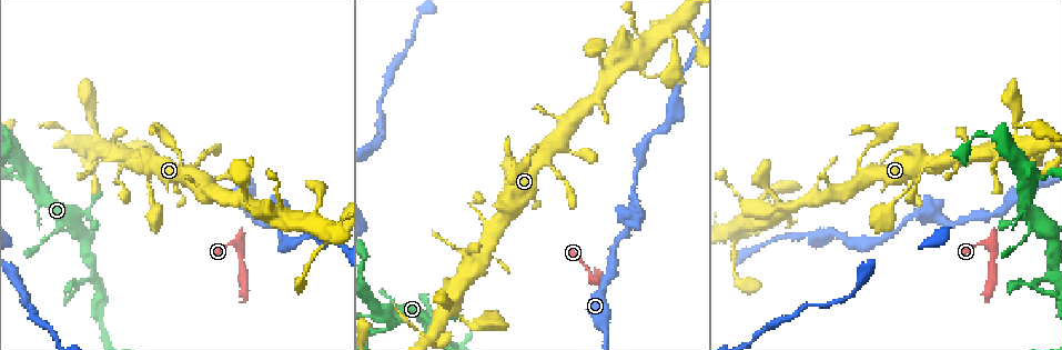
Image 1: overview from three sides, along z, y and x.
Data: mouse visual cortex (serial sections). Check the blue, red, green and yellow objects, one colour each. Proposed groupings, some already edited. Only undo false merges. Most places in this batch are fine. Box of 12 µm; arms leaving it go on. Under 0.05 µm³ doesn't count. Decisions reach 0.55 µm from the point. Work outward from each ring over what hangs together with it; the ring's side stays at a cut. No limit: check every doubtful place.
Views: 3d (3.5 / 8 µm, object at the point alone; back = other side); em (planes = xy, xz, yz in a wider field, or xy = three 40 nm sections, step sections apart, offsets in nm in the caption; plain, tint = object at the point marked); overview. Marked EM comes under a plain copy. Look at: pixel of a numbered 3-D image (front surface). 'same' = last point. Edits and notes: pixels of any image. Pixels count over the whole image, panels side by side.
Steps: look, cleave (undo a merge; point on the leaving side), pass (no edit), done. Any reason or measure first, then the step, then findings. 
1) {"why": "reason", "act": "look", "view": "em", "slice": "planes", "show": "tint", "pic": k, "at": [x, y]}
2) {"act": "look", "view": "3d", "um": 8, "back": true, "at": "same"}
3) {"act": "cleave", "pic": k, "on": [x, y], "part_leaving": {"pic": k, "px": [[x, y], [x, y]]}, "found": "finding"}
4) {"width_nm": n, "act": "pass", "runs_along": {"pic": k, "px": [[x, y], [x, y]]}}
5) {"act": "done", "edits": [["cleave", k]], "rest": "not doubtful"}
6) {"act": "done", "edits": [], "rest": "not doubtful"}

{"why": "sharp bend", "act": "look", "view": "3d", "um": 3.5, "pic": 1, "at": [593, 277]}

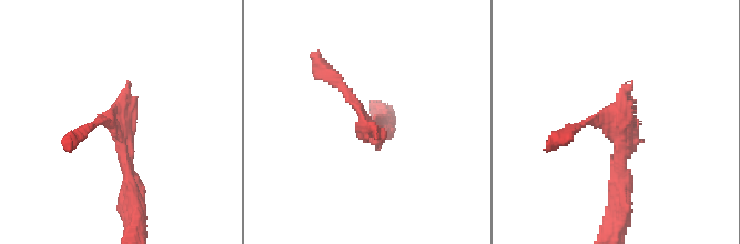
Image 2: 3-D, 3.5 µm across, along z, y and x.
{"why": "need the tissue", "act": "look", "view": "em", "slice": "xy", "step": 3, "show": "tint", "pic": 2, "at": [365, 119]}

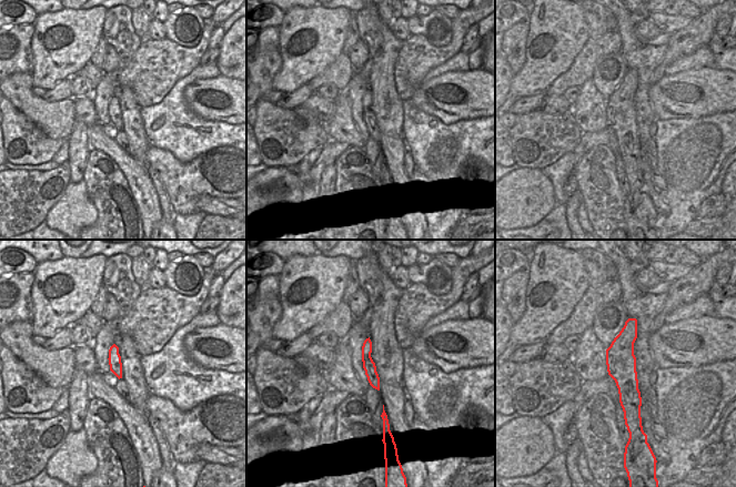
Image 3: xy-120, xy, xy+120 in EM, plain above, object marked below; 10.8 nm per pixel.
{"act": "pass", "runs_along": {"pic": 2, "px": [[322, 67], [370, 130], [381, 126]]}, "found": "one cell here"}

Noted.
{"why": "sharp bend", "act": "look", "view": "3d", "um": 3.5, "pic": 1, "at": [83, 281]}

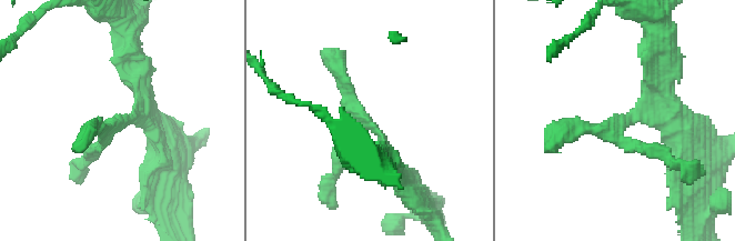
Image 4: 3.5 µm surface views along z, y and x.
{"act": "look", "view": "em", "slice": "xy", "step": 5, "show": "tint", "pic": 4, "at": [123, 123]}

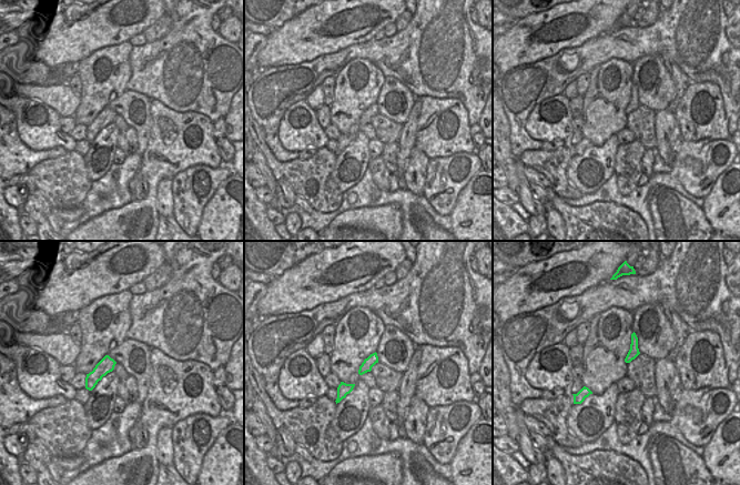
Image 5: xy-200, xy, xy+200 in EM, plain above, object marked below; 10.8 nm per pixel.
{"width_nm": 120, "act": "pass", "runs_along": {"pic": 4, "px": [[388, 162], [388, 146], [348, 103], [336, 69]]}, "found": "all the same cell"}

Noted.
{"act": "look", "view": "3d", "um": 3.5, "pic": 1, "at": [631, 219]}

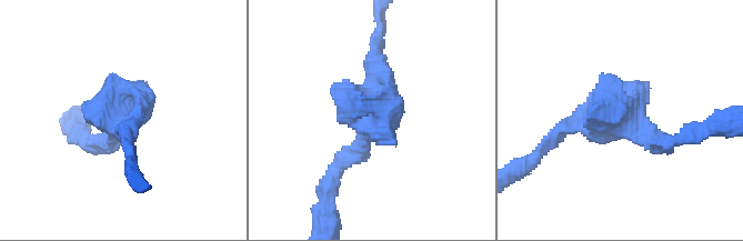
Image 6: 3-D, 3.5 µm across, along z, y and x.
{"why": "need the tissue", "act": "look", "view": "em", "slice": "xy", "step": 2, "show": "tint", "pic": 6, "at": [116, 124]}

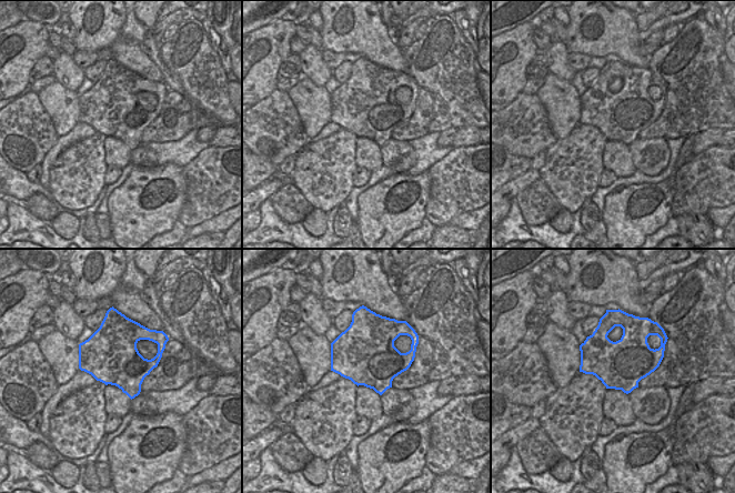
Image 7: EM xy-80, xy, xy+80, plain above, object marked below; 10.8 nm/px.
{"act": "pass", "runs_along": {"pic": 6, "px": [[332, 174], [367, 138], [377, 58]]}, "found": "continuous, no second cell"}

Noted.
{"act": "done", "edits": [], "rest": "not doubtful"}

